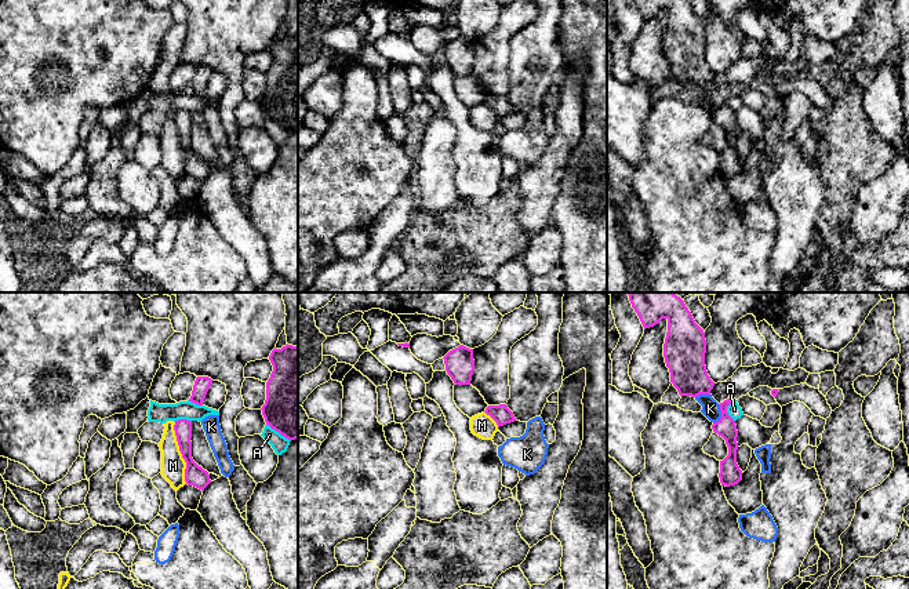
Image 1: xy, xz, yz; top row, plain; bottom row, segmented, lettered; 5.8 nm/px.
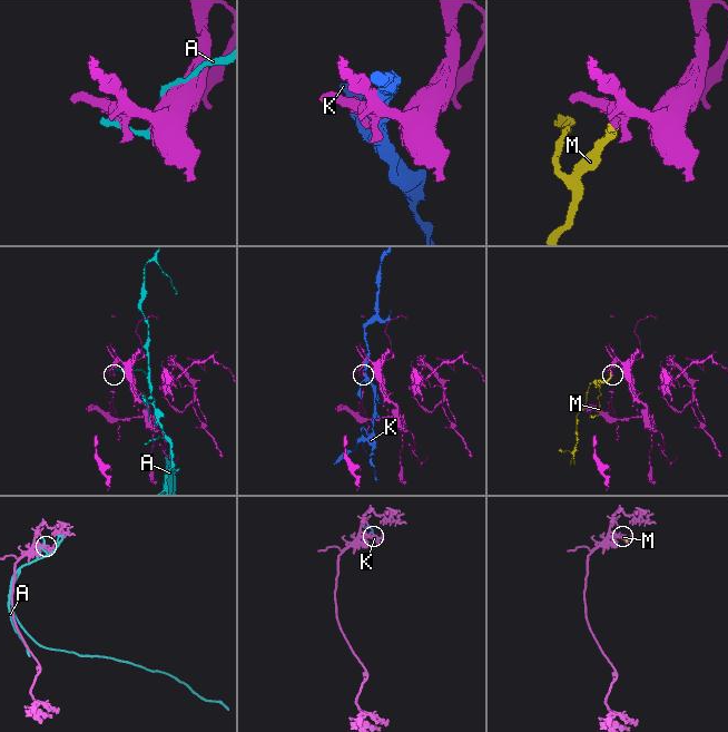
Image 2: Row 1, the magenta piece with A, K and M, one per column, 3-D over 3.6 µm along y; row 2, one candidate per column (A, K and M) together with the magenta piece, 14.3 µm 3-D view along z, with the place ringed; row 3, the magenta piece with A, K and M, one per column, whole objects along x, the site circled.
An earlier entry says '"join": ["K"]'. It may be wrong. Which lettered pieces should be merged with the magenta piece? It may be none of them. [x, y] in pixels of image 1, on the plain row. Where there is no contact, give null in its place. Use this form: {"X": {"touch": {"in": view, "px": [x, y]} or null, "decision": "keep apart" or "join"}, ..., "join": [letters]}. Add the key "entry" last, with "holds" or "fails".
{"A": {"touch": {"in": "yz", "px": [726, 102]}, "decision": "keep apart"}, "K": {"touch": {"in": "yz", "px": [722, 105]}, "decision": "keep apart"}, "M": {"touch": {"in": "xy", "px": [181, 144]}, "decision": "keep apart"}, "join": [], "entry": "fails"}

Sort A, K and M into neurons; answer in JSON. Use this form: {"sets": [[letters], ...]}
{"sets": [["A"], ["K"], ["M"]]}

